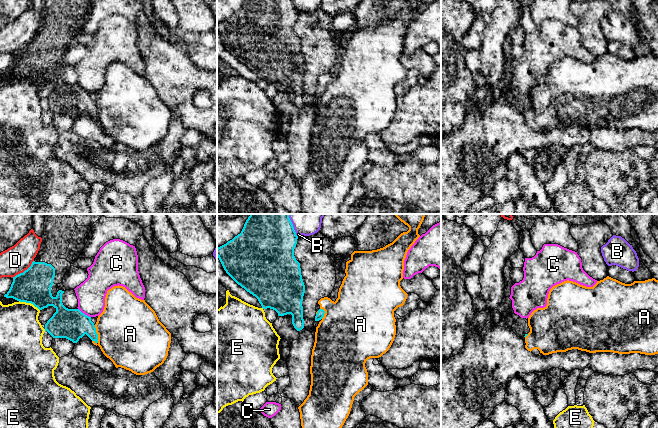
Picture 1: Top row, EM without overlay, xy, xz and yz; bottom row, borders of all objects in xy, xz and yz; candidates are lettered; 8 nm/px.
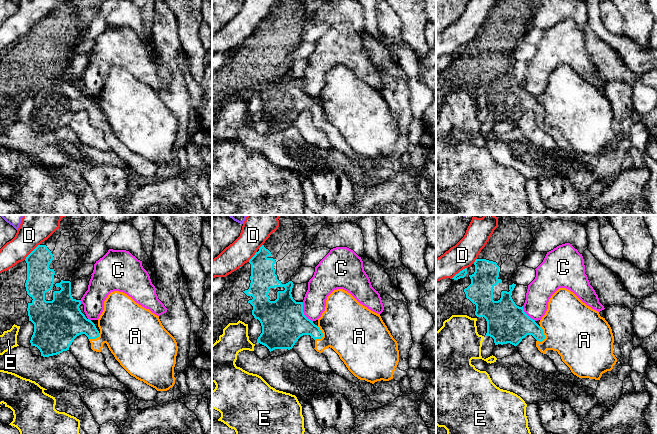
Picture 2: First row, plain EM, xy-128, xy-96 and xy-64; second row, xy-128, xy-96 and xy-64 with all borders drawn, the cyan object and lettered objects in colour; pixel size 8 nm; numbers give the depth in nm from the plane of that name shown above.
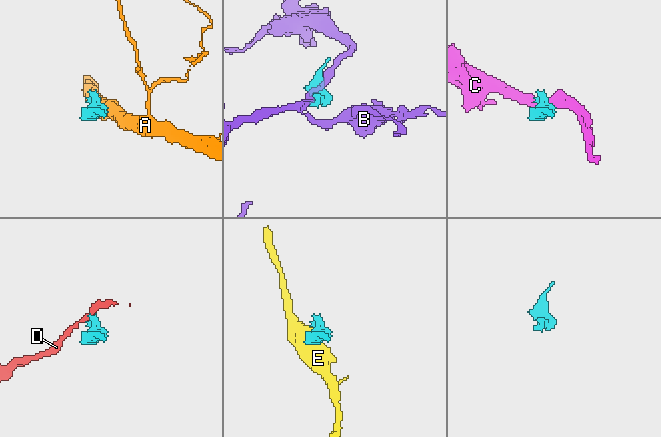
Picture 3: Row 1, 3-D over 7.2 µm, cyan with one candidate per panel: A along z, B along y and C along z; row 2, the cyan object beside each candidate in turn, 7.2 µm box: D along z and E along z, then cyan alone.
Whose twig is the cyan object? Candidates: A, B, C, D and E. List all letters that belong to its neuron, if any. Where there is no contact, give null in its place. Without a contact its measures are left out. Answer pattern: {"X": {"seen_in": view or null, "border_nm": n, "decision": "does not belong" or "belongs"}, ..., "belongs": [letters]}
{"A": {"seen_in": "xy", "border_nm": 150, "decision": "belongs"}, "B": {"seen_in": "xz", "border_nm": 200, "decision": "does not belong"}, "C": {"seen_in": "xy", "border_nm": 130, "decision": "does not belong"}, "D": {"seen_in": "xy", "border_nm": 220, "decision": "does not belong"}, "E": {"seen_in": "xy", "border_nm": 190, "decision": "does not belong"}, "belongs": ["A"]}

